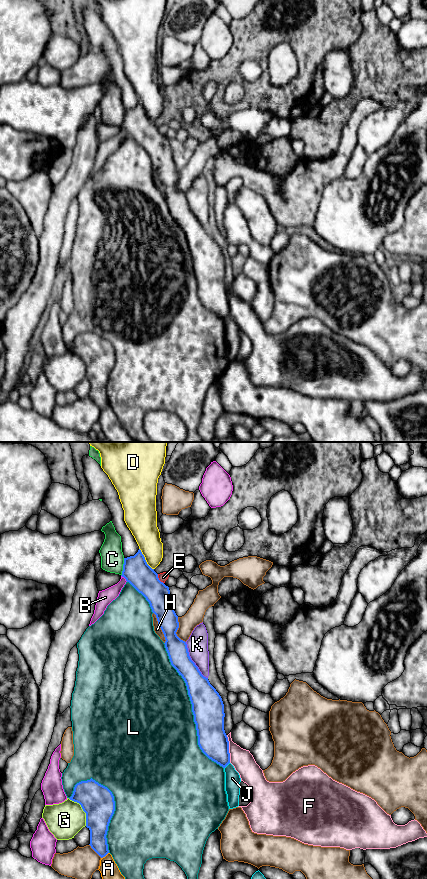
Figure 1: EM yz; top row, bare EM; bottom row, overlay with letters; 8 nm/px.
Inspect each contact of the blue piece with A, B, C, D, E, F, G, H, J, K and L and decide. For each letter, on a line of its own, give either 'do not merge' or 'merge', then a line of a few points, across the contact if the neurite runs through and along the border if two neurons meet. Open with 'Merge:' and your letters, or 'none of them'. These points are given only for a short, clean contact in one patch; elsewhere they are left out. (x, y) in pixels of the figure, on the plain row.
Merge: E
A: do not merge; line yz (108, 404), (101, 410)
B: do not merge
C: do not merge
D: do not merge
E: merge
F: do not merge
G: do not merge
H: do not merge
J: do not merge; line yz (229, 314), (224, 320)
K: do not merge
L: do not merge

